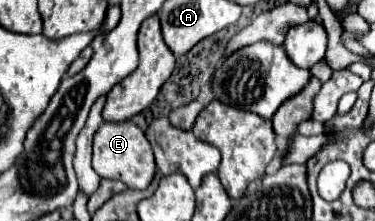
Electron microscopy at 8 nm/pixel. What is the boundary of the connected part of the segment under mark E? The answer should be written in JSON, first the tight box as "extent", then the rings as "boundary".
{"extent":[92,121,156,189],"boundary":[[[132,121],[122,123],[102,123],[102,127],[94,135],[94,151],[92,151],[92,167],[104,179],[118,179],[126,183],[130,189],[146,189],[156,173],[152,147]]]}

